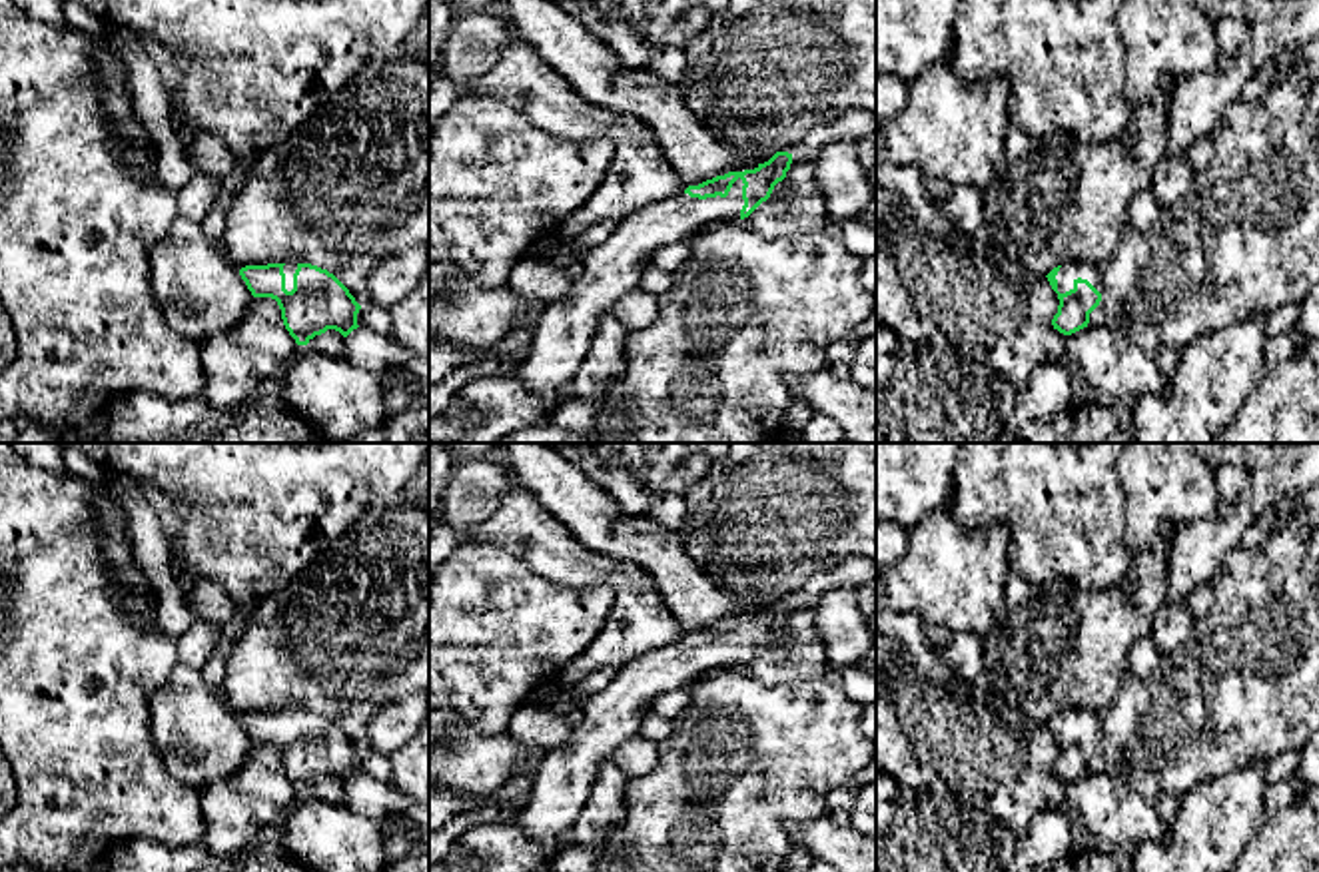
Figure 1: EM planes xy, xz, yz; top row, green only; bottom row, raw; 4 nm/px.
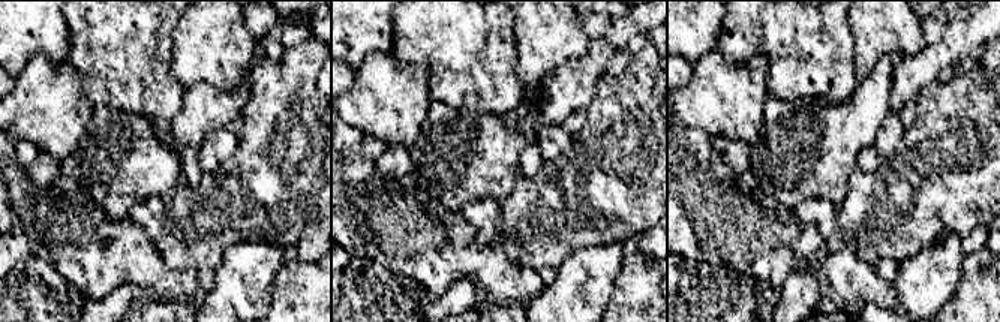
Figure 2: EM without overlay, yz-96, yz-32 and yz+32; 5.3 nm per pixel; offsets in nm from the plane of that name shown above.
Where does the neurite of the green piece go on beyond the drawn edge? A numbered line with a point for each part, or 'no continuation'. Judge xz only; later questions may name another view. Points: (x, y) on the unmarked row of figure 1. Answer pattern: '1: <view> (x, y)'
1: xz (563, 779)

